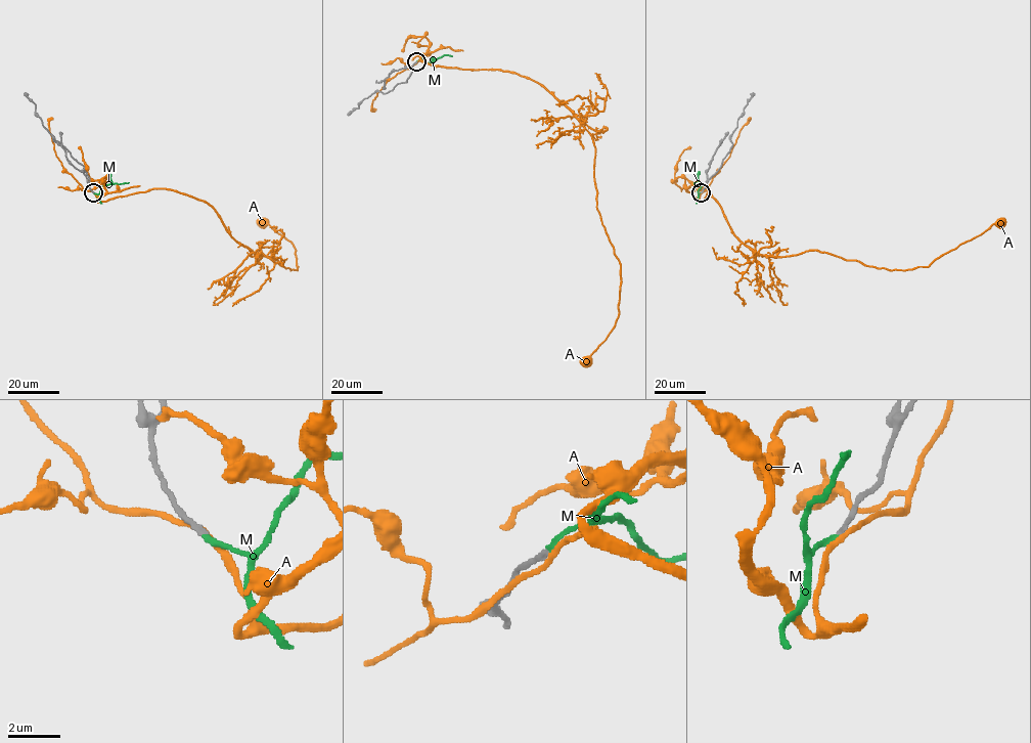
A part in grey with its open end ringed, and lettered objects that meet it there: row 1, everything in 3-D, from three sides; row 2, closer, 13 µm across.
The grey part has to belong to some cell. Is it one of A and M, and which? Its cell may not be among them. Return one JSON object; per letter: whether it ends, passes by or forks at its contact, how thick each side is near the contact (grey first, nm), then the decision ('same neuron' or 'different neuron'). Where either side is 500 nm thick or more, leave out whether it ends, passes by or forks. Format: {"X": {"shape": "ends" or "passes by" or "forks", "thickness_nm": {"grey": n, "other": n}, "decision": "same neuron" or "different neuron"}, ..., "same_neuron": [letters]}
{"A": {"shape": "passes by", "thickness_nm": {"grey": 200, "other": 190}, "decision": "different neuron"}, "M": {"shape": "ends", "thickness_nm": {"grey": 190, "other": 190}, "decision": "same neuron"}, "same_neuron": ["M"]}

